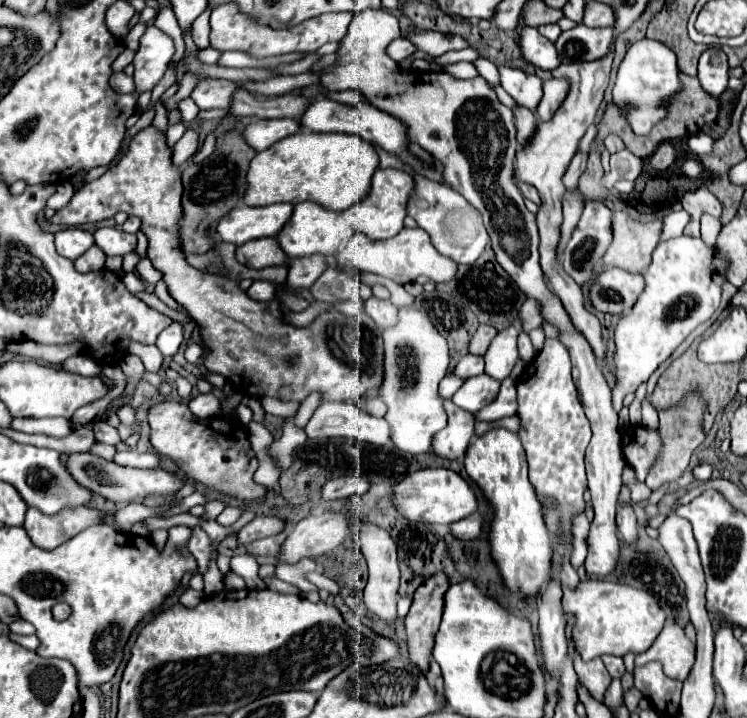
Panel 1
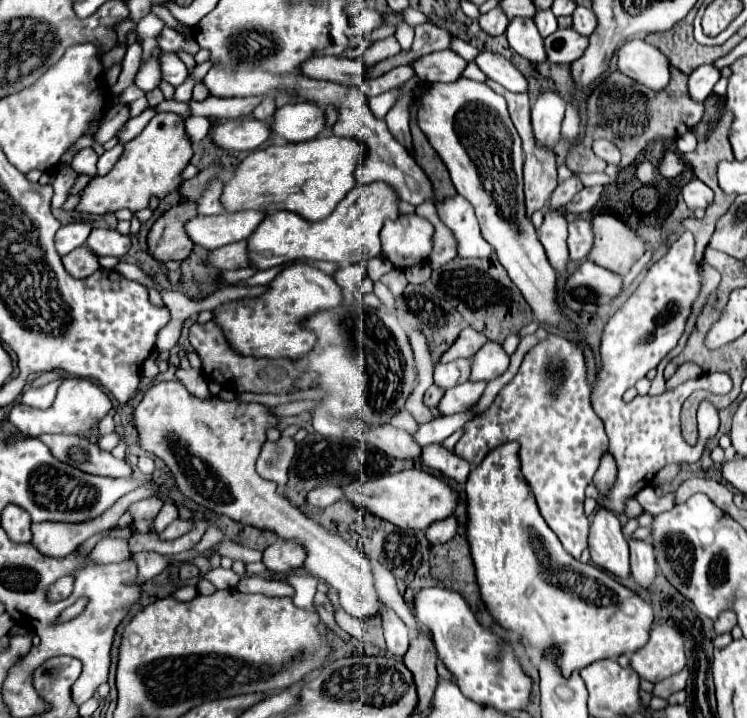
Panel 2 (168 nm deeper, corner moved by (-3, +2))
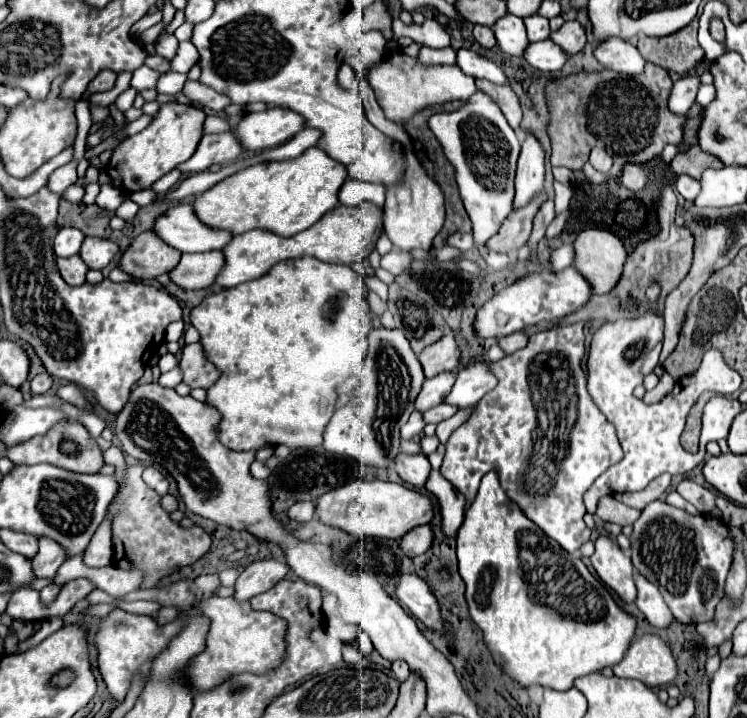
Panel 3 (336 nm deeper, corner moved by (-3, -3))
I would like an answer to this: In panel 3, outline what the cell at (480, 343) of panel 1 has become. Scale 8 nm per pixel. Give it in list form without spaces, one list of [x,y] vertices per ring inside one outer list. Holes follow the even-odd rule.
[[[443,335],[439,341],[427,345],[419,353],[419,361],[423,365],[423,373],[427,379],[439,375],[441,371],[457,371],[459,369],[459,349],[453,335]]]

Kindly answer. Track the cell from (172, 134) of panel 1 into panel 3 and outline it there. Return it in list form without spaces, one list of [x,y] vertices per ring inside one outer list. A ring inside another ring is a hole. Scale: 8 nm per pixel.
[[[143,65],[141,69],[137,69],[137,71],[133,73],[129,87],[137,89],[137,91],[141,91],[141,89],[155,89],[157,77],[159,77],[159,73],[157,73],[155,69],[151,69],[151,67]]]

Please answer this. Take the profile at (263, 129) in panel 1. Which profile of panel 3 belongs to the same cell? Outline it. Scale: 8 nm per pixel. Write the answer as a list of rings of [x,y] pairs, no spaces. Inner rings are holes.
[[[233,131],[227,133],[219,133],[219,135],[203,135],[195,155],[177,165],[177,169],[181,173],[201,173],[207,171],[211,165],[215,163],[231,163],[235,161],[239,155],[243,153],[237,137],[233,135]]]

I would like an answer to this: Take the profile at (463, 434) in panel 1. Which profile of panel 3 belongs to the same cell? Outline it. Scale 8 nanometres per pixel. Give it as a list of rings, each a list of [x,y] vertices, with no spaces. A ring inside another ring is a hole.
[[[431,471],[425,489],[437,497],[441,511],[441,531],[445,537],[455,537],[461,521],[465,517],[465,501],[463,497],[449,485],[447,479],[441,477],[439,471]]]

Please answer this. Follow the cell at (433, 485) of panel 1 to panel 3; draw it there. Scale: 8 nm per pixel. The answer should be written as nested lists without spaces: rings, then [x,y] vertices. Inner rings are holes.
[[[357,479],[357,481],[351,481],[349,485],[337,487],[317,497],[315,509],[317,509],[315,515],[323,525],[337,527],[361,539],[371,539],[371,537],[397,539],[397,537],[403,537],[413,527],[429,523],[433,517],[433,507],[431,507],[429,497],[413,489],[407,489],[399,483],[379,481],[379,479],[375,481]]]

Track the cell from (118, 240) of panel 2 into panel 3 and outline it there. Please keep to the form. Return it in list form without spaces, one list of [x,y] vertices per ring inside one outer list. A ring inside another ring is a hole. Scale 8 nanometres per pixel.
[[[85,237],[79,257],[83,259],[83,263],[87,263],[89,269],[103,269],[109,265],[109,261],[115,257],[115,253],[119,251],[119,247],[109,241],[109,239],[99,239],[99,237]]]

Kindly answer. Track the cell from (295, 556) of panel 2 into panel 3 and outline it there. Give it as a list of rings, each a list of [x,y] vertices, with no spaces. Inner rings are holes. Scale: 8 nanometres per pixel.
[[[263,559],[255,561],[249,567],[243,569],[235,583],[235,601],[249,601],[251,597],[265,593],[269,587],[273,587],[277,581],[281,581],[287,575],[289,567],[283,561],[277,559]]]

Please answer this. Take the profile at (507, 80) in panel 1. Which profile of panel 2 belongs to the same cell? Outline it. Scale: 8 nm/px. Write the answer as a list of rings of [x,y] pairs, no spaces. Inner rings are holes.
[[[481,52],[477,56],[475,64],[487,74],[487,78],[499,82],[501,86],[505,86],[511,92],[527,92],[529,90],[527,78],[509,60],[505,60],[501,54]]]

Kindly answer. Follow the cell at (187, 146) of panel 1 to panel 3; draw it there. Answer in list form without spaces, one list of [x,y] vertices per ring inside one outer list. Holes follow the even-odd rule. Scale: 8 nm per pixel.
[[[209,115],[207,119],[205,119],[205,133],[223,133],[223,131],[229,131],[231,127],[229,127],[229,123],[227,123],[227,119],[223,119],[223,117],[219,117],[219,115]]]

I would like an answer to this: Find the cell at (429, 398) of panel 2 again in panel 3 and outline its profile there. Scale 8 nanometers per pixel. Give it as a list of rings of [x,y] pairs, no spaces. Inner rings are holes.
[[[413,411],[411,417],[409,417],[409,421],[401,427],[401,437],[403,439],[415,439],[417,435],[423,433],[423,427],[425,427],[423,415],[419,411]]]

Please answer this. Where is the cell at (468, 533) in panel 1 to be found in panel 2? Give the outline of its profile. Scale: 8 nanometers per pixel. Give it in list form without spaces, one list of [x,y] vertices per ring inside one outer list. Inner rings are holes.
[[[449,516],[447,520],[439,520],[435,524],[431,524],[427,530],[427,540],[431,544],[443,544],[443,542],[449,542],[455,534],[457,534],[457,518],[455,516]]]

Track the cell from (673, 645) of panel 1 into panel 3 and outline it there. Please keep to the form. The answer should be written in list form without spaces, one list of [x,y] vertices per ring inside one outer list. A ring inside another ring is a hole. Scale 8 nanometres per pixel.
[[[641,635],[635,639],[623,661],[613,665],[615,677],[639,679],[647,687],[661,687],[677,677],[677,665],[671,647],[657,635]]]

